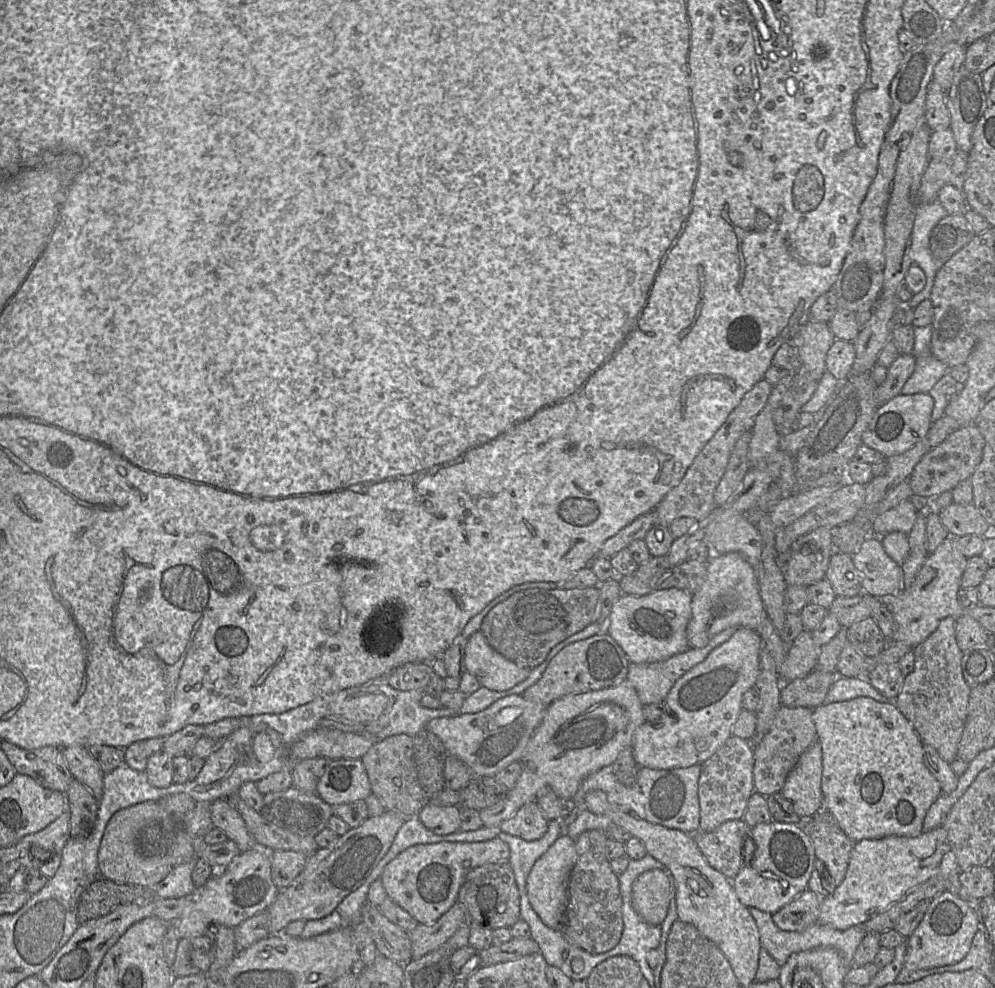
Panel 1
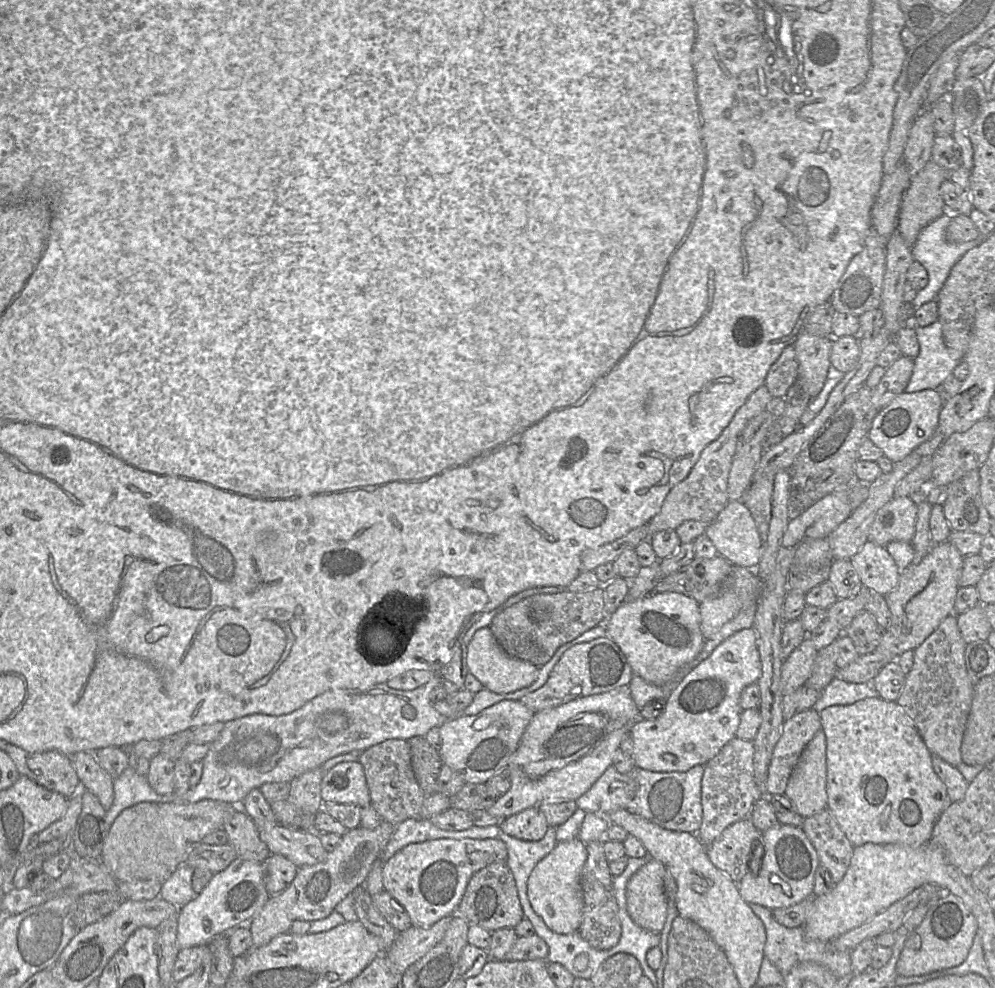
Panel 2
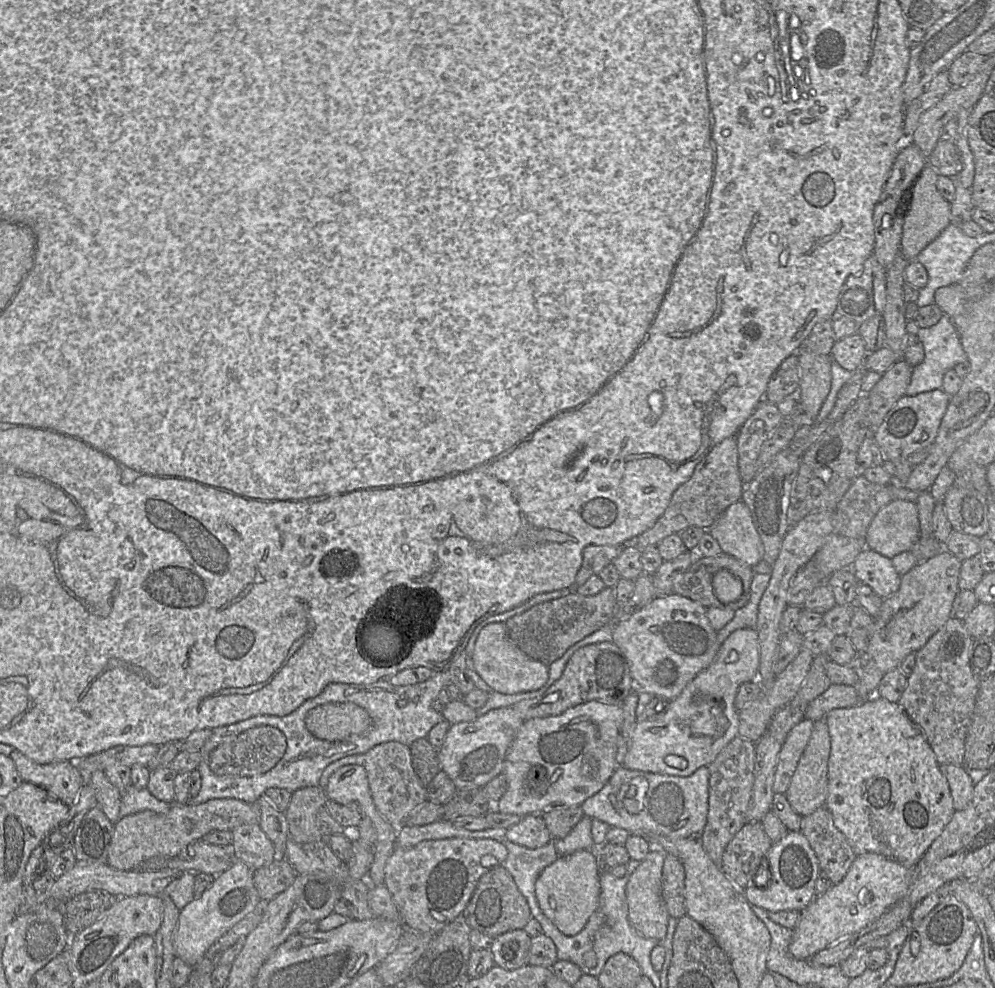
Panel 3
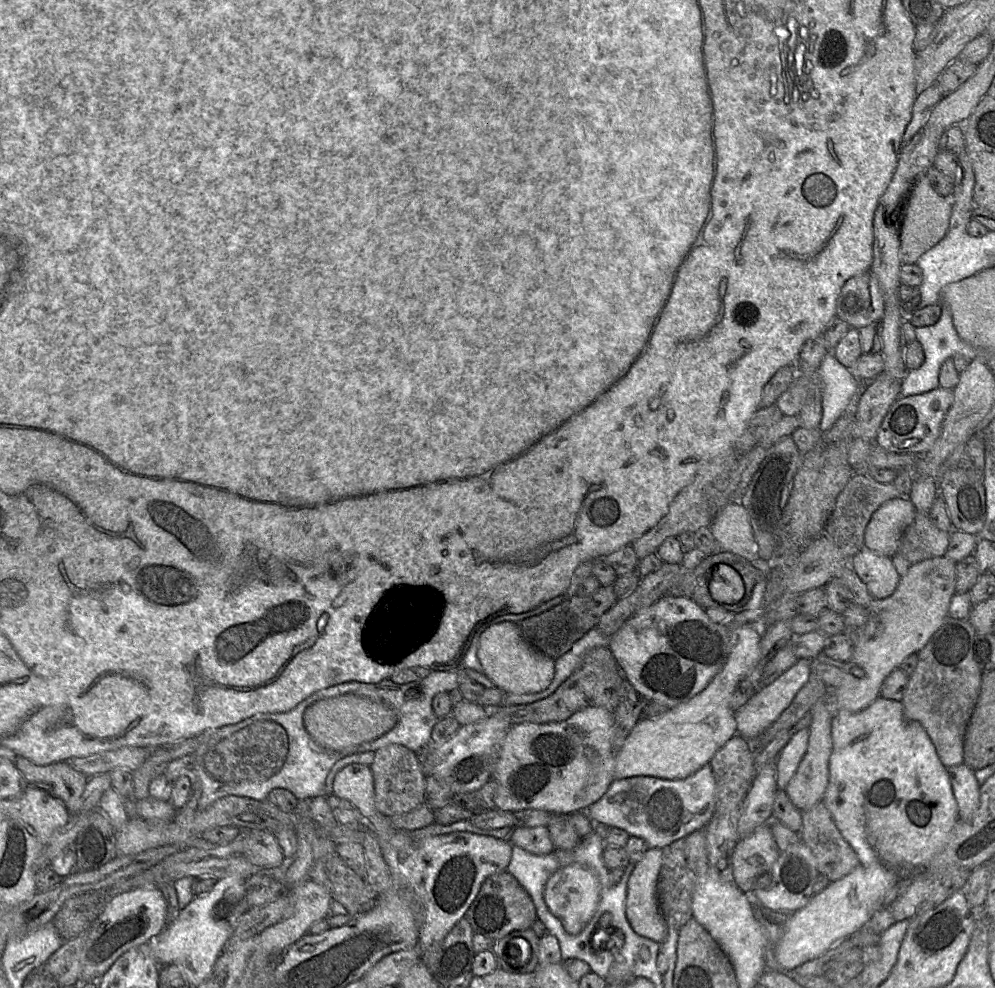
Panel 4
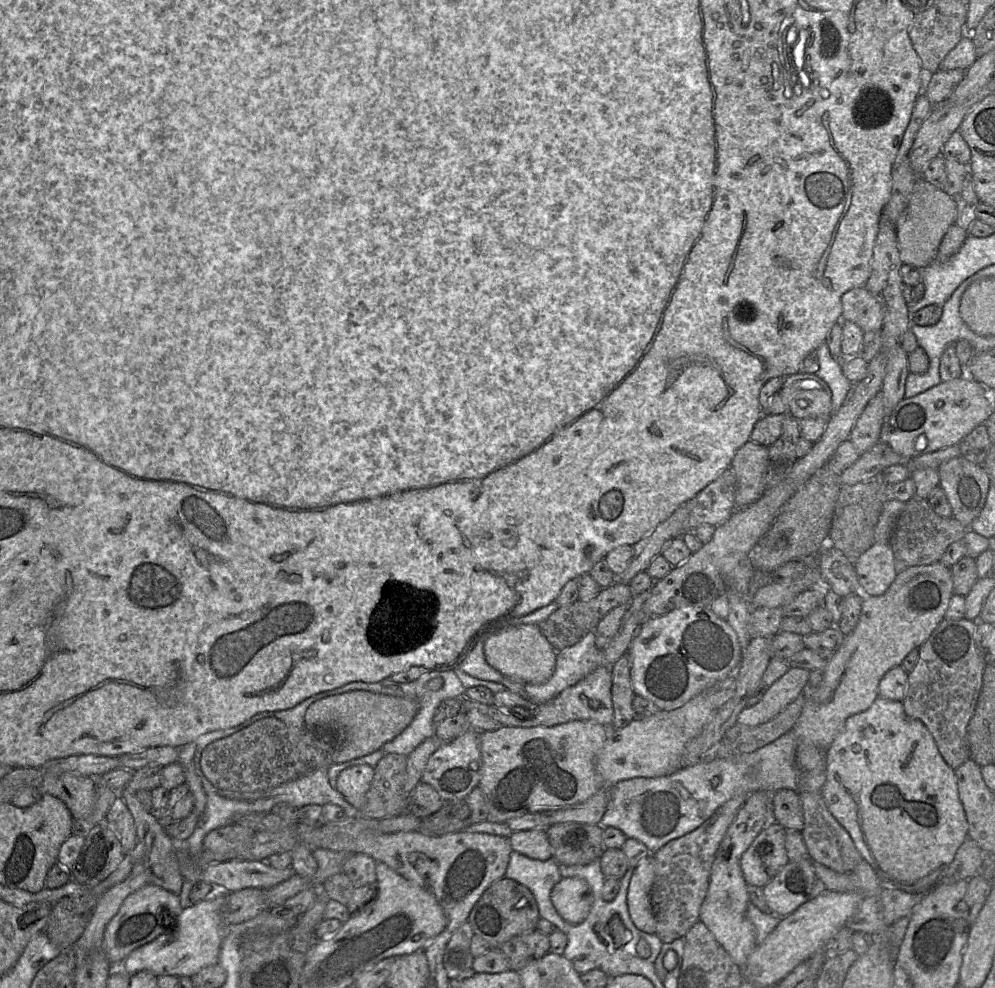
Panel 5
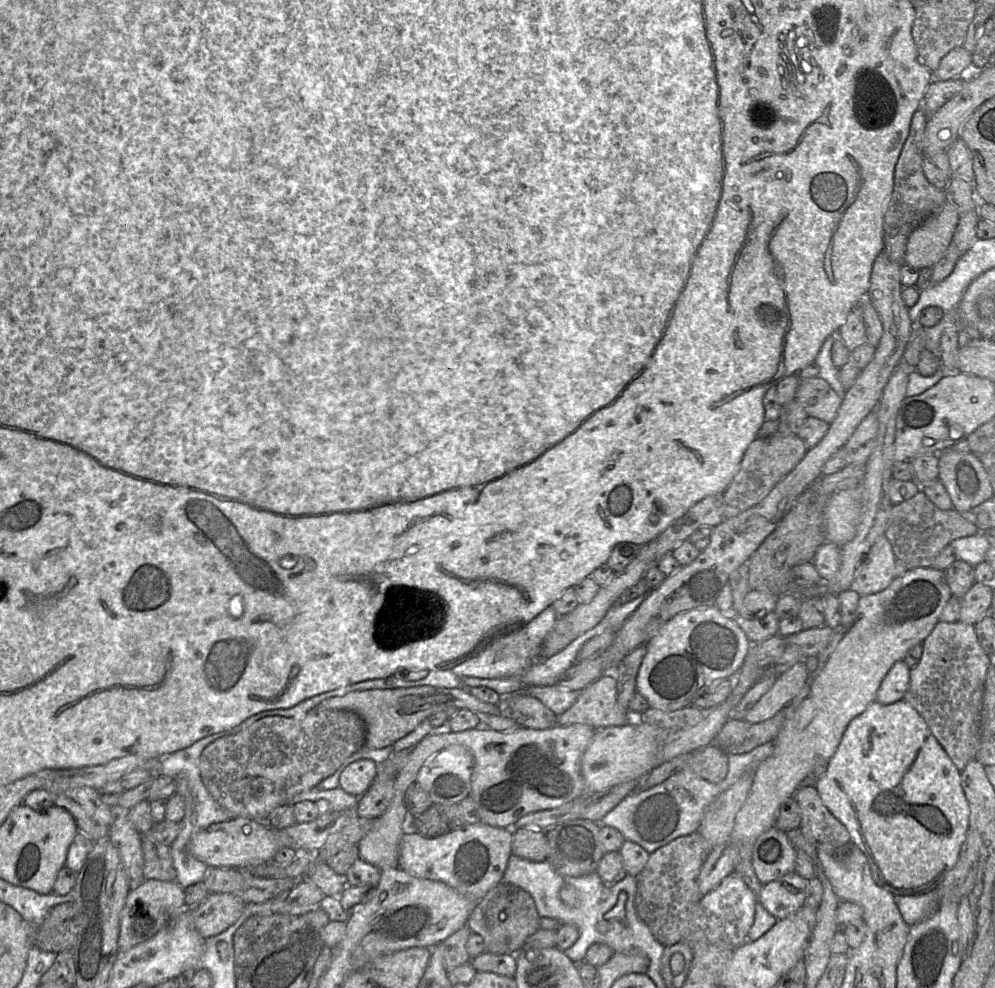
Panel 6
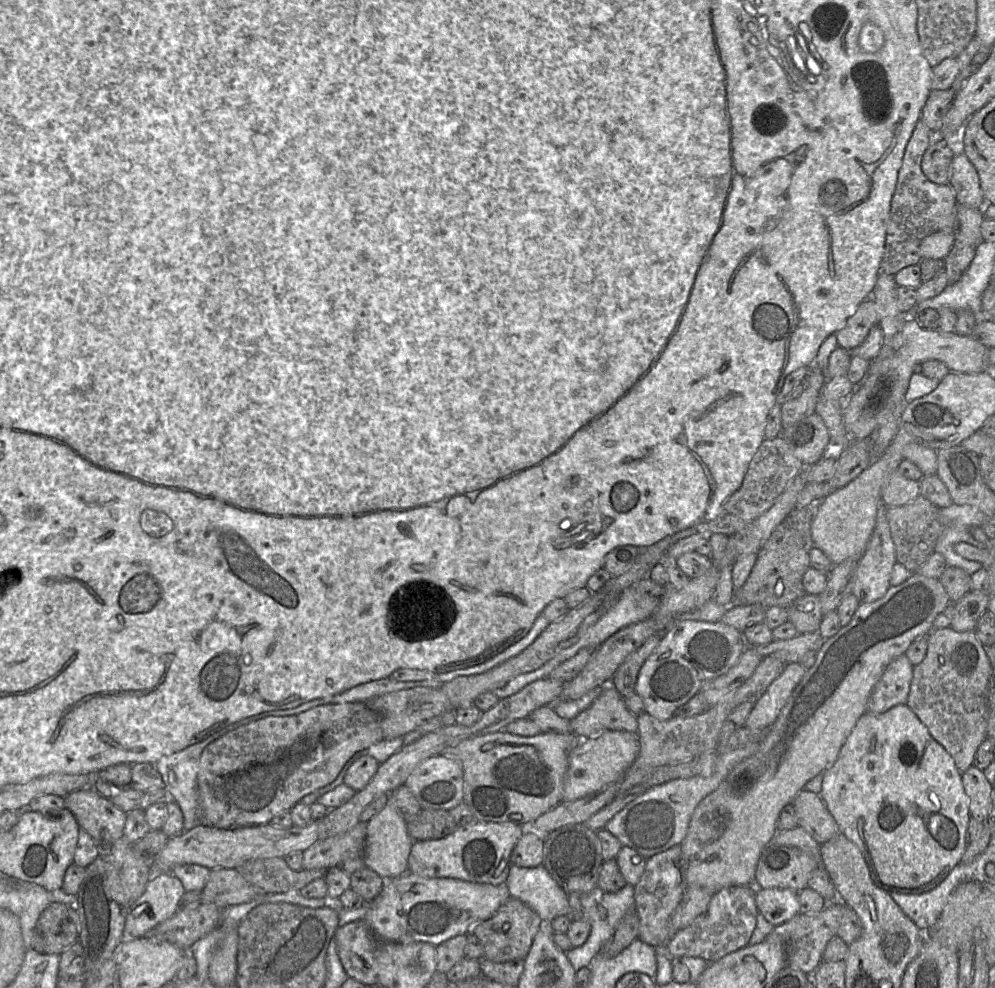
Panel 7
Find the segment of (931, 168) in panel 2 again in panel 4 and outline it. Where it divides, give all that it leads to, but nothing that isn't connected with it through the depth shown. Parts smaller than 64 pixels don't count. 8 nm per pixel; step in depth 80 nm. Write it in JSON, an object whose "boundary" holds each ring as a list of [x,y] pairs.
{"boundary":[[[926,174],[915,181],[911,191],[902,203],[899,222],[900,252],[902,264],[915,264],[918,259],[933,246],[939,243],[948,233],[953,203],[951,198],[940,196],[931,186]]]}

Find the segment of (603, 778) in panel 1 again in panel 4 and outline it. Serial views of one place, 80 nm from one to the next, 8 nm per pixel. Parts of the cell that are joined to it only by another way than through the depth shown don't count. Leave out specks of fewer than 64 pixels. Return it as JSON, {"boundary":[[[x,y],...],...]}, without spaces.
{"boundary":[[[709,764],[683,779],[651,776],[613,778],[605,791],[586,809],[596,824],[595,832],[605,839],[606,827],[625,830],[630,836],[643,839],[649,848],[664,848],[688,834],[705,829],[716,806],[716,782]]]}

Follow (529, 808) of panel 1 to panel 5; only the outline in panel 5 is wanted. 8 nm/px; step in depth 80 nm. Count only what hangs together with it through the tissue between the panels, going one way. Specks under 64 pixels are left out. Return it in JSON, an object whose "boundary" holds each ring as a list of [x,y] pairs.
{"boundary":[[[545,829],[512,831],[508,838],[512,850],[524,856],[541,861],[552,858],[552,847]]]}

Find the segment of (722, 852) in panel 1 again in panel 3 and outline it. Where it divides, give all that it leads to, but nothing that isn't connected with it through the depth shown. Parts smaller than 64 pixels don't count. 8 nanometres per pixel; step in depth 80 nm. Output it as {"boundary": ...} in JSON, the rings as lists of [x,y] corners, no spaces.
{"boundary":[[[746,822],[727,845],[721,869],[744,890],[748,885],[756,884],[754,875],[772,845],[761,822]]]}

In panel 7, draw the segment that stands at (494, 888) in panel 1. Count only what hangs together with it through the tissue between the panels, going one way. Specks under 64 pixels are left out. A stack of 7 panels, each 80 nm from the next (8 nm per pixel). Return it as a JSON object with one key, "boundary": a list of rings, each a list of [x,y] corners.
{"boundary":[[[510,897],[489,919],[475,924],[470,932],[479,939],[487,960],[496,963],[523,959],[532,946],[534,937],[539,931],[542,919],[528,905],[519,899]]]}

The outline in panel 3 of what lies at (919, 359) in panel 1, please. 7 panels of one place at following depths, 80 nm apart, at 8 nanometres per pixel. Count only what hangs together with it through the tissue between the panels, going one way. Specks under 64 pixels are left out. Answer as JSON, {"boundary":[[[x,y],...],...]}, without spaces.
{"boundary":[[[942,314],[939,321],[931,327],[919,328],[916,335],[923,345],[924,359],[920,364],[912,368],[911,378],[905,391],[907,396],[942,389],[944,373],[949,369],[953,369],[956,364],[968,361],[958,332],[948,315]]]}

